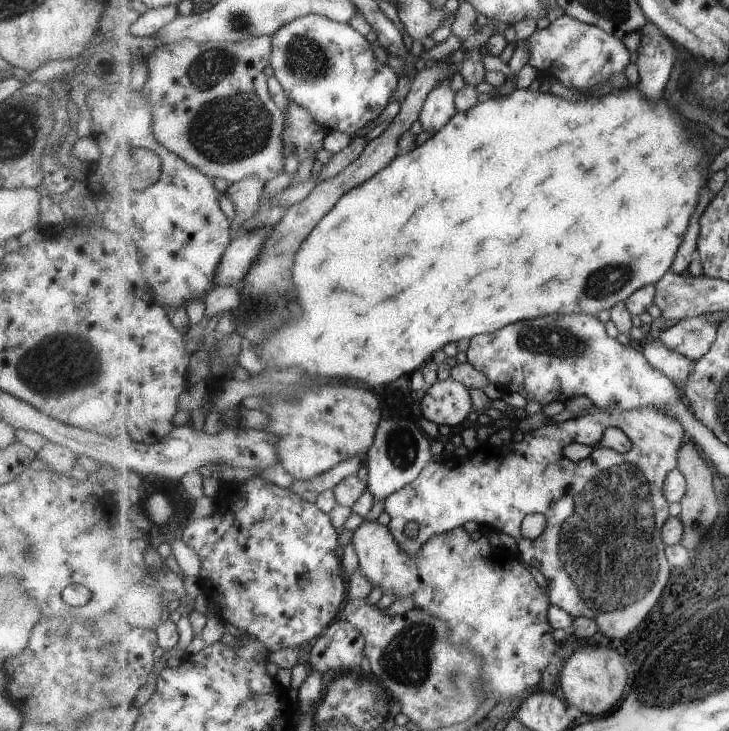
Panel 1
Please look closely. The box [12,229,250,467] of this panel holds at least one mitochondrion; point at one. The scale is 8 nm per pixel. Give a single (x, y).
(57, 364)

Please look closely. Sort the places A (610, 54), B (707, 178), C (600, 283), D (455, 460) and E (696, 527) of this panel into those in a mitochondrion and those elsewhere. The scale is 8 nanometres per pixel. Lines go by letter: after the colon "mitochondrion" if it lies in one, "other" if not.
A: other
B: other
C: mitochondrion
D: other
E: mitochondrion

